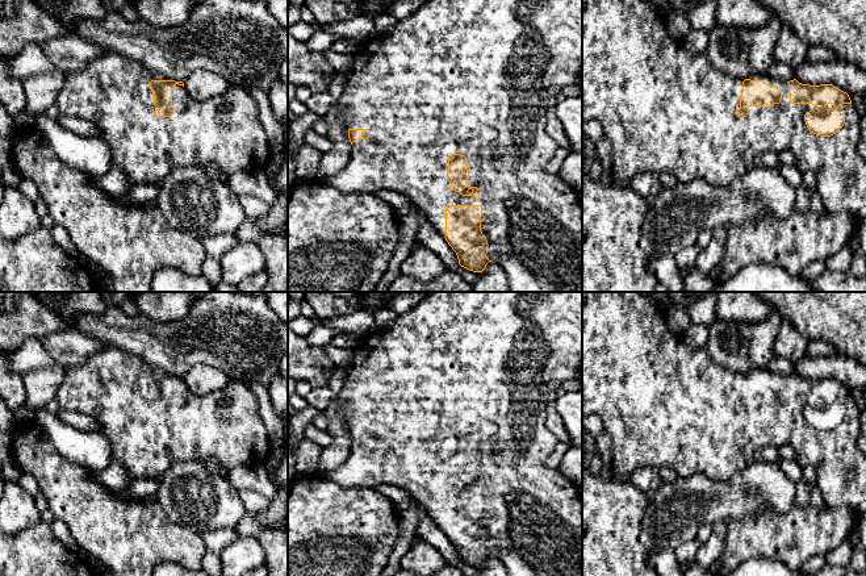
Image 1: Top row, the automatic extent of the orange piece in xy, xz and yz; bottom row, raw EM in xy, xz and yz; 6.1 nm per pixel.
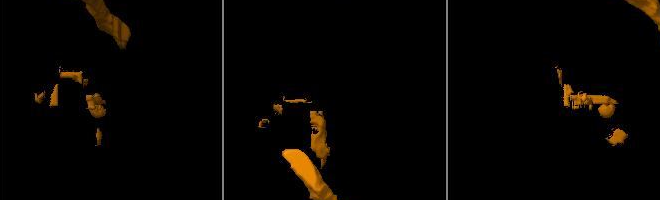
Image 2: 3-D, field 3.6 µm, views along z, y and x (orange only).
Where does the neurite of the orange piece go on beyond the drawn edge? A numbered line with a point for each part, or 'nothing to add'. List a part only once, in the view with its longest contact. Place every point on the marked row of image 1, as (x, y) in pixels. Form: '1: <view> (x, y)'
1: xz (472, 76)

